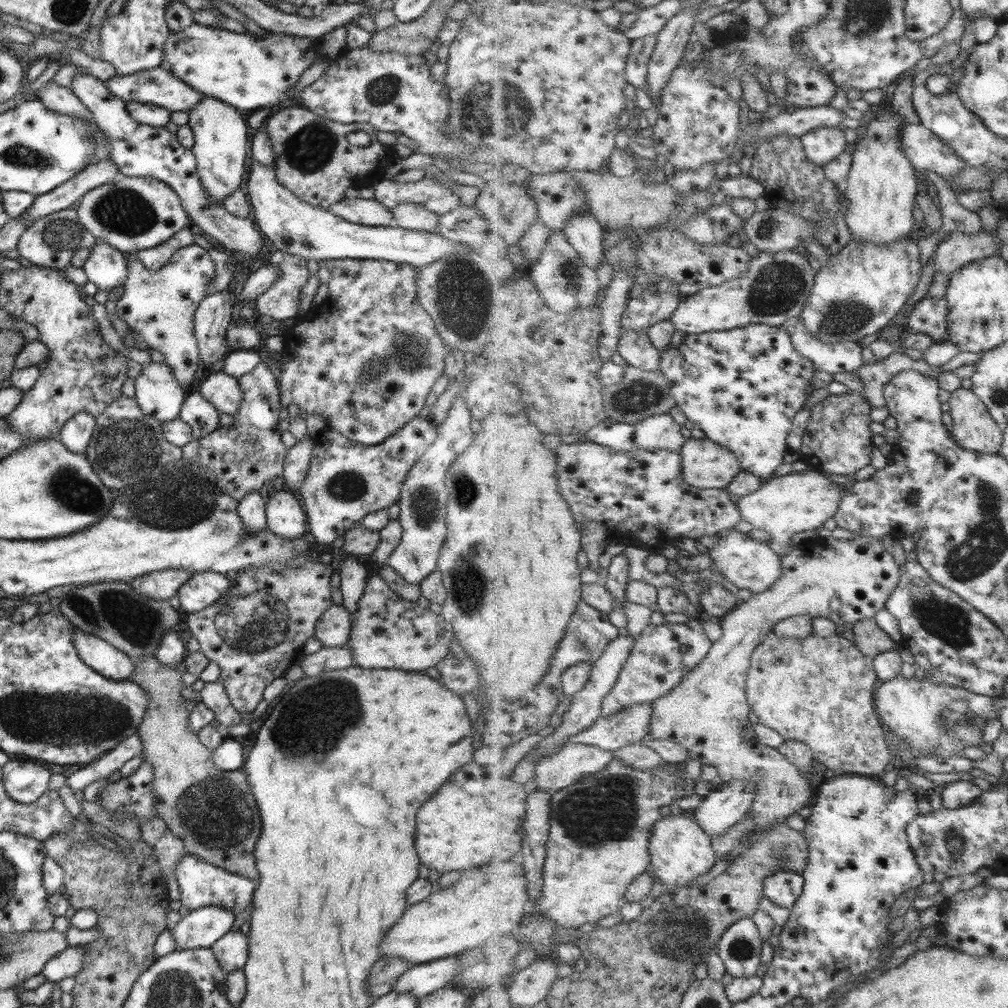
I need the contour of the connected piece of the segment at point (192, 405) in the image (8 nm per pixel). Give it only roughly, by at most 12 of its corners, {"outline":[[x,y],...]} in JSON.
{"outline":[[197,391],[176,417],[199,439],[220,426],[219,413]]}

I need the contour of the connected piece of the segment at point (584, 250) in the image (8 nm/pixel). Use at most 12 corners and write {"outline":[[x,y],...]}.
{"outline":[[591,211],[563,226],[571,246],[591,269],[603,262],[601,225]]}

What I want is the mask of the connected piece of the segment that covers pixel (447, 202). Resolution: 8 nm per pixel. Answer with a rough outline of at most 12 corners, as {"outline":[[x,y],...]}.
{"outline":[[378,177],[375,201],[412,203],[439,216],[460,204],[439,181],[399,184]]}

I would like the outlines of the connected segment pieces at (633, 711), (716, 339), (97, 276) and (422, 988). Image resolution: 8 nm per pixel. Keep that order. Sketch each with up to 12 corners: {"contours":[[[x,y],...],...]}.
{"contours":[[[652,704],[631,706],[557,745],[614,753],[650,736]],[[784,325],[660,352],[676,406],[742,470],[783,464],[815,365]],[[96,242],[81,266],[97,291],[121,287],[127,274],[122,254]],[[457,957],[413,965],[391,991],[417,998],[449,986]]]}

